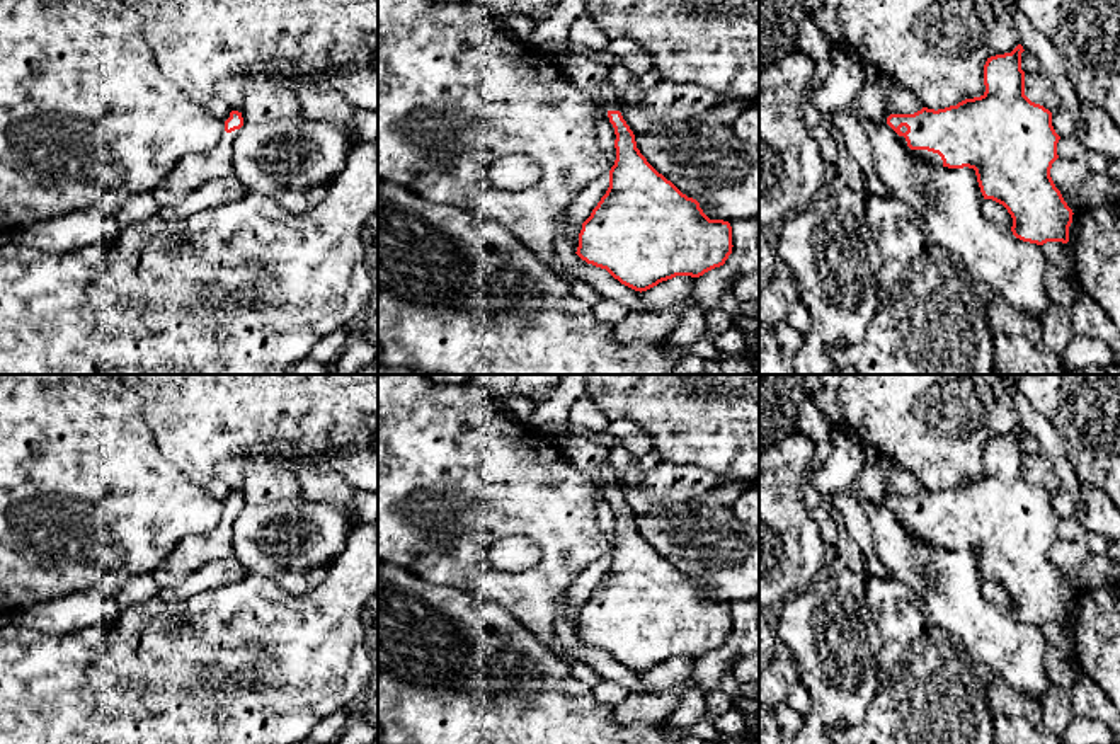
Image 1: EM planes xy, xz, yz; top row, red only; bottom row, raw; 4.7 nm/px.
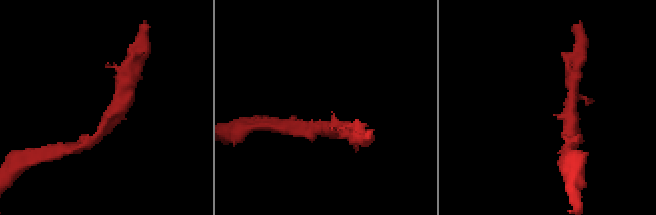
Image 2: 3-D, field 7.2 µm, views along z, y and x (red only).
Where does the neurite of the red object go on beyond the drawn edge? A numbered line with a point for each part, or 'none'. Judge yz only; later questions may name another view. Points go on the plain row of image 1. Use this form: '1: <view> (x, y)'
1: yz (928, 538)

